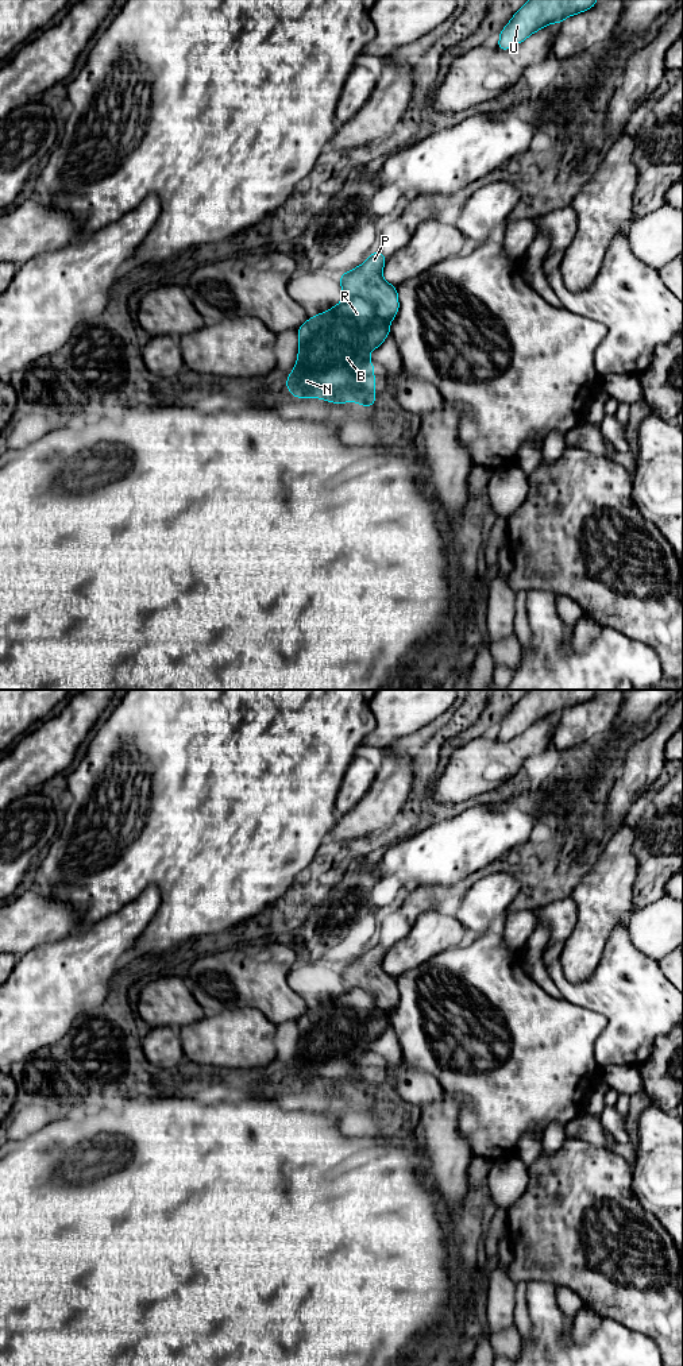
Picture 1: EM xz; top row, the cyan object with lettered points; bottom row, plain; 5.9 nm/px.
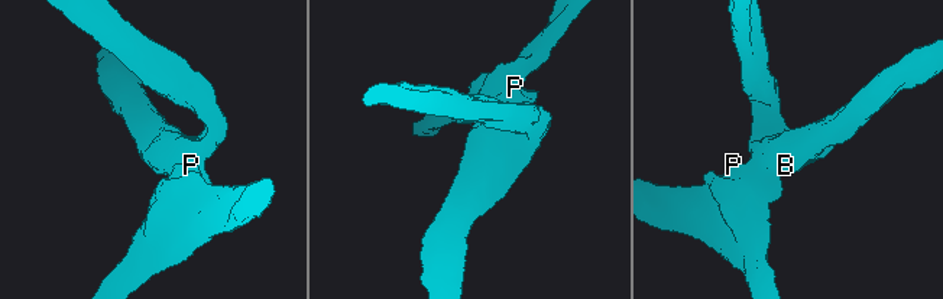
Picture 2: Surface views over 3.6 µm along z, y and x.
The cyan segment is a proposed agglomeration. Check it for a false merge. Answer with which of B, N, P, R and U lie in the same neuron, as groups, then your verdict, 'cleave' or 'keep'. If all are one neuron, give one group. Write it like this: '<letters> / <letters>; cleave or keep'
B N R / P U; cleave

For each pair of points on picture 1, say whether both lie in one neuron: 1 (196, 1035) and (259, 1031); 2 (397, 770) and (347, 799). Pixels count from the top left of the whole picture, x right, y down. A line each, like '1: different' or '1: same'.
1: same
2: different

